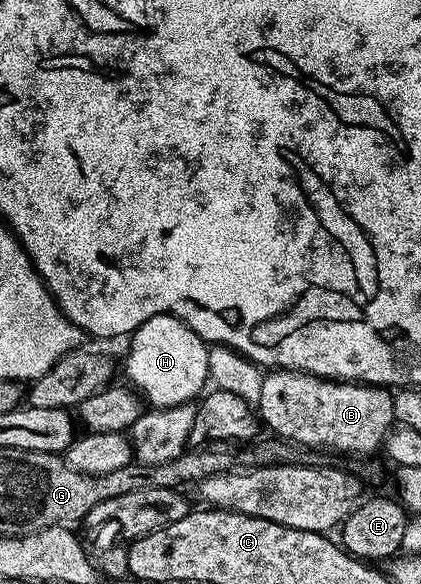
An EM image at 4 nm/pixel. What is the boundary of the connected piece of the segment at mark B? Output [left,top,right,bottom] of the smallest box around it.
[256,369,396,456]

